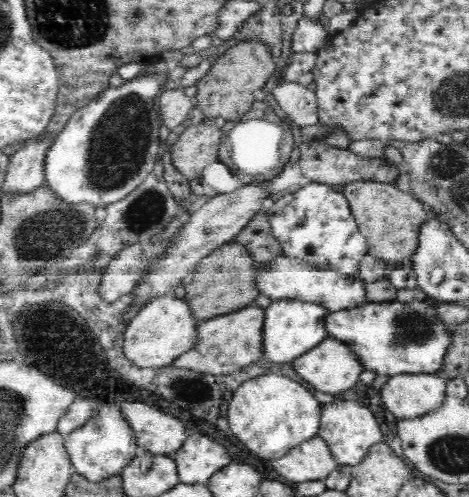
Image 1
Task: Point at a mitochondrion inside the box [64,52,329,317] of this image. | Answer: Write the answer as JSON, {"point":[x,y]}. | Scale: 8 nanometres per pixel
{"point":[119,143]}

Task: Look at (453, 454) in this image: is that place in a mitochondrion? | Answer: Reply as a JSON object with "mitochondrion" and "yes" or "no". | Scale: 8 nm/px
{"mitochondrion":"yes"}

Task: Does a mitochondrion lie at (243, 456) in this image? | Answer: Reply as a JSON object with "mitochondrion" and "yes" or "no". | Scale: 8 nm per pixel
{"mitochondrion":"no"}

